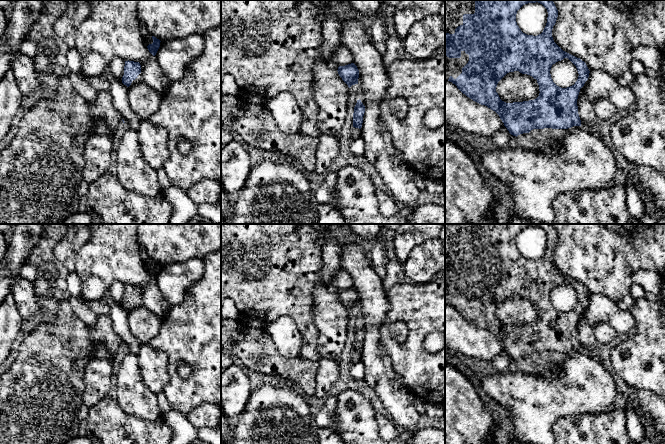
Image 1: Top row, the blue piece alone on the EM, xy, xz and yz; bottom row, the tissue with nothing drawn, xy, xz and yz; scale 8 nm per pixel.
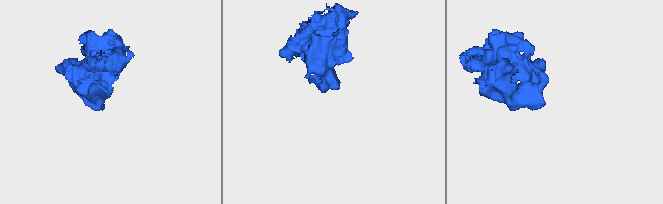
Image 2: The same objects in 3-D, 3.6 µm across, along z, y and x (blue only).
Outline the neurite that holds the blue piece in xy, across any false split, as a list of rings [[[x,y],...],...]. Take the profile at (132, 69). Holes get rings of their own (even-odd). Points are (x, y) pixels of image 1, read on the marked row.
[[[125,61],[124,75],[122,77],[122,83],[129,87],[133,80],[138,78],[141,73],[141,65],[139,62]]]

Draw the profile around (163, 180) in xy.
[[[164,168],[157,170],[158,183],[163,191],[167,190],[172,184],[166,174]]]

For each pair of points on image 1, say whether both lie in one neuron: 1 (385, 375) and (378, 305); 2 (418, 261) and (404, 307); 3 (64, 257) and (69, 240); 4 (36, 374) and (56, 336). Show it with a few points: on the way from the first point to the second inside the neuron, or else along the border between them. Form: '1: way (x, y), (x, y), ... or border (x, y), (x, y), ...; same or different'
1: way (374, 358), (373, 322); same
2: border (434, 276), (431, 280), (424, 283), (409, 282); different
3: way (65, 253), (69, 244); same
4: way (45, 365), (48, 354), (56, 345); same

